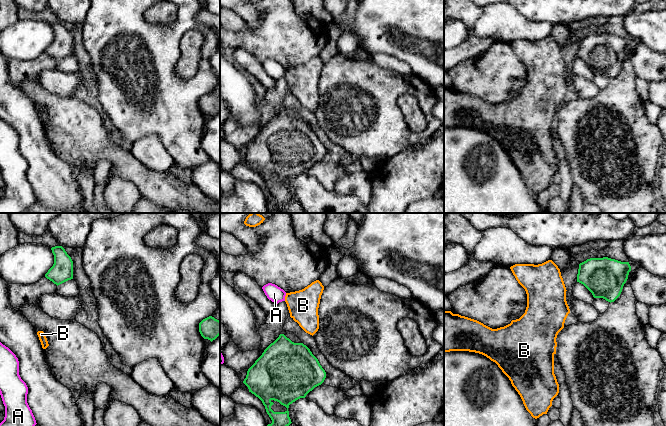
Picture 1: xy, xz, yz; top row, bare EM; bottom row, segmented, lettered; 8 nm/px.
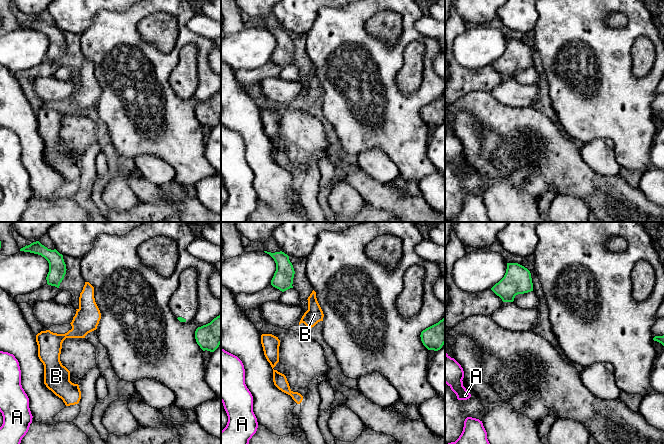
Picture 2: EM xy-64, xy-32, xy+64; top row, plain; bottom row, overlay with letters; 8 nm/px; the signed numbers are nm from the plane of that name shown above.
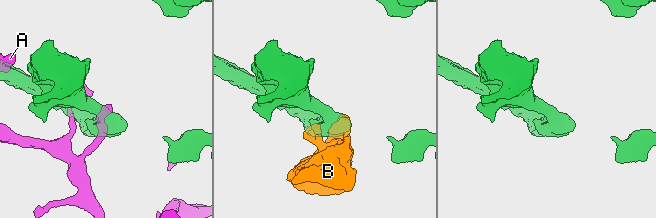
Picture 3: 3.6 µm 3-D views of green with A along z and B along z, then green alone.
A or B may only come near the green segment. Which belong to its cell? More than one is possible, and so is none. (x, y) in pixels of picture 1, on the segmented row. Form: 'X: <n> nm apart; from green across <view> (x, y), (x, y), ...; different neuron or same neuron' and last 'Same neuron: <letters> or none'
A: 200 nm apart; from green across xz (247, 371), (223, 362); different neuron
B: 90 nm apart; from green across xz (302, 343), (308, 333); same neuron
Same neuron: B

